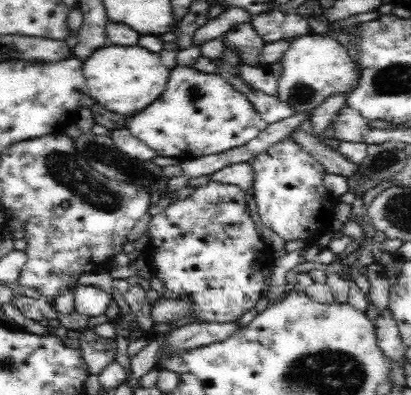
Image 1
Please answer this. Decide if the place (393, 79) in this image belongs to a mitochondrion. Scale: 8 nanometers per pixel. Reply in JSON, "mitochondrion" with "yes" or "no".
{"mitochondrion":"yes"}

